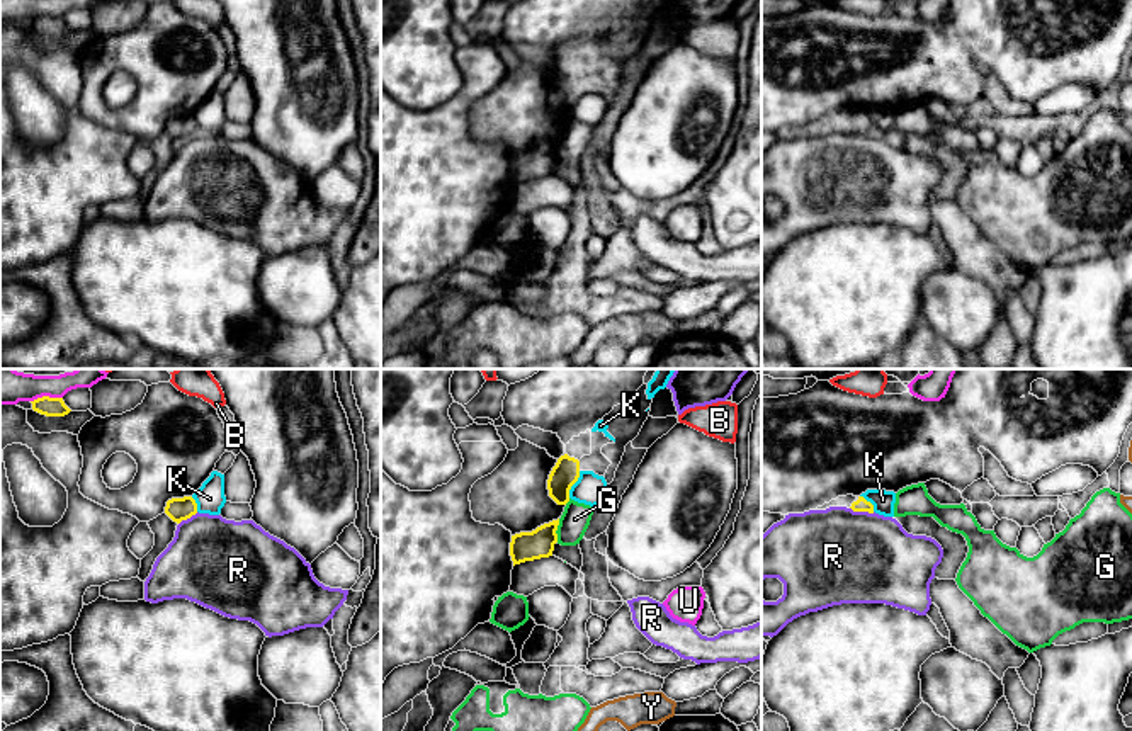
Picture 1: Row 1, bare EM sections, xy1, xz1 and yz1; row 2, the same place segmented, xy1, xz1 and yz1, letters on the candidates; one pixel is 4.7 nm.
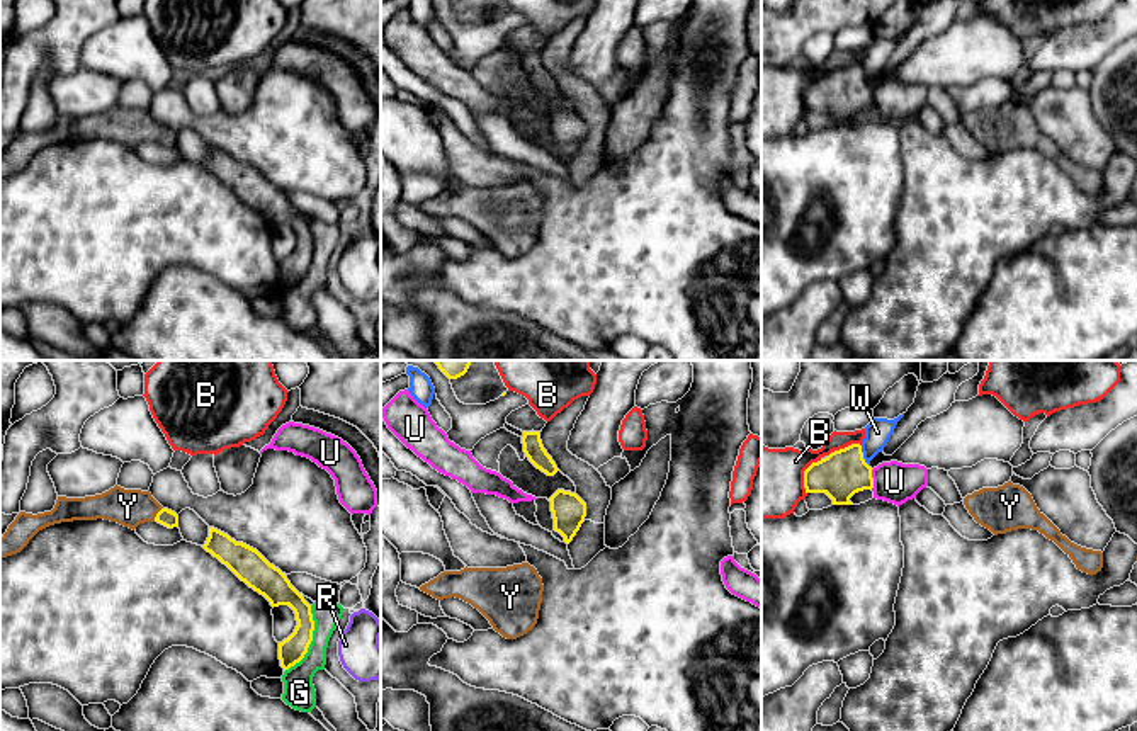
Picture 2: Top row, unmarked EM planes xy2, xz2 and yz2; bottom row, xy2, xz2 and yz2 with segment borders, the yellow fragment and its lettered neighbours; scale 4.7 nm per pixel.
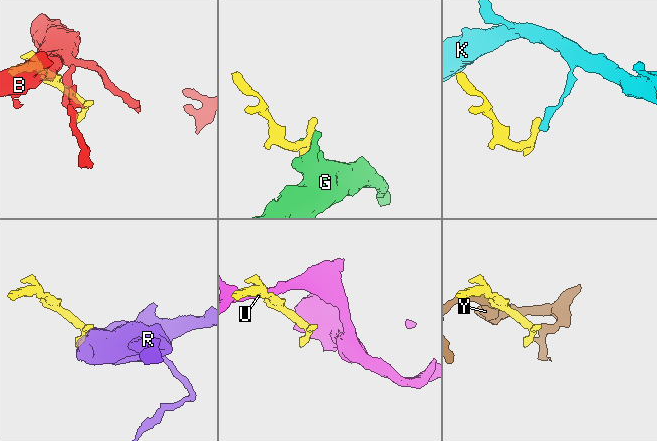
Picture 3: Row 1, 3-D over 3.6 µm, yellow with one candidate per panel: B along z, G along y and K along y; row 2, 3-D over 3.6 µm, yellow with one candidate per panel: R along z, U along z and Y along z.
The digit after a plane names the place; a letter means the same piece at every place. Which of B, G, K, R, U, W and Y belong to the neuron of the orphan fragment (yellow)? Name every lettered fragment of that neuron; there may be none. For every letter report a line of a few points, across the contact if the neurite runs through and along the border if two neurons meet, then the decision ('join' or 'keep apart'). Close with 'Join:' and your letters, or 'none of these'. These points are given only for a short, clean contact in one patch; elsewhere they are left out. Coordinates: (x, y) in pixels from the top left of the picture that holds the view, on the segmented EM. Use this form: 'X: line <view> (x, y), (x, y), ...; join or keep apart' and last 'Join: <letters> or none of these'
B: keep apart
G: keep apart
K: line xz1 (580, 471), (568, 497); keep apart
R: line yz1 (850, 507), (860, 512), (874, 512); keep apart
U: line xy1 (62, 396), (38, 396), (31, 402); keep apart
W: line yz2 (860, 446), (862, 458), (869, 466); keep apart
Y: line xy2 (165, 517), (157, 514), (143, 507), (128, 507); join
Join: Y

